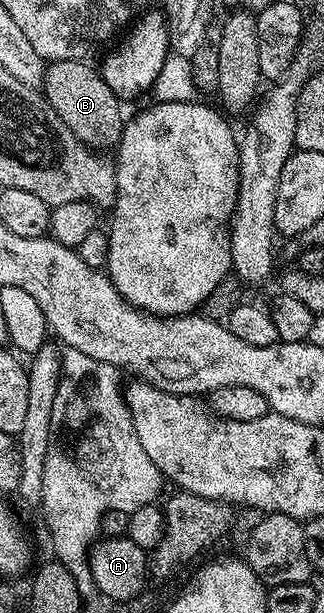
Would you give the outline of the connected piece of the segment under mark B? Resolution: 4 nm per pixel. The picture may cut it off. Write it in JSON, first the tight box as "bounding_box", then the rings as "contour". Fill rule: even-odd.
{"bounding_box":[43,60,123,151],"contour":[[[84,60],[79,61],[50,61],[45,66],[45,84],[43,96],[45,104],[71,127],[71,131],[83,144],[98,151],[104,150],[104,145],[116,146],[121,139],[123,116],[121,117],[122,102],[113,96],[105,86],[100,72],[93,69]]]}

